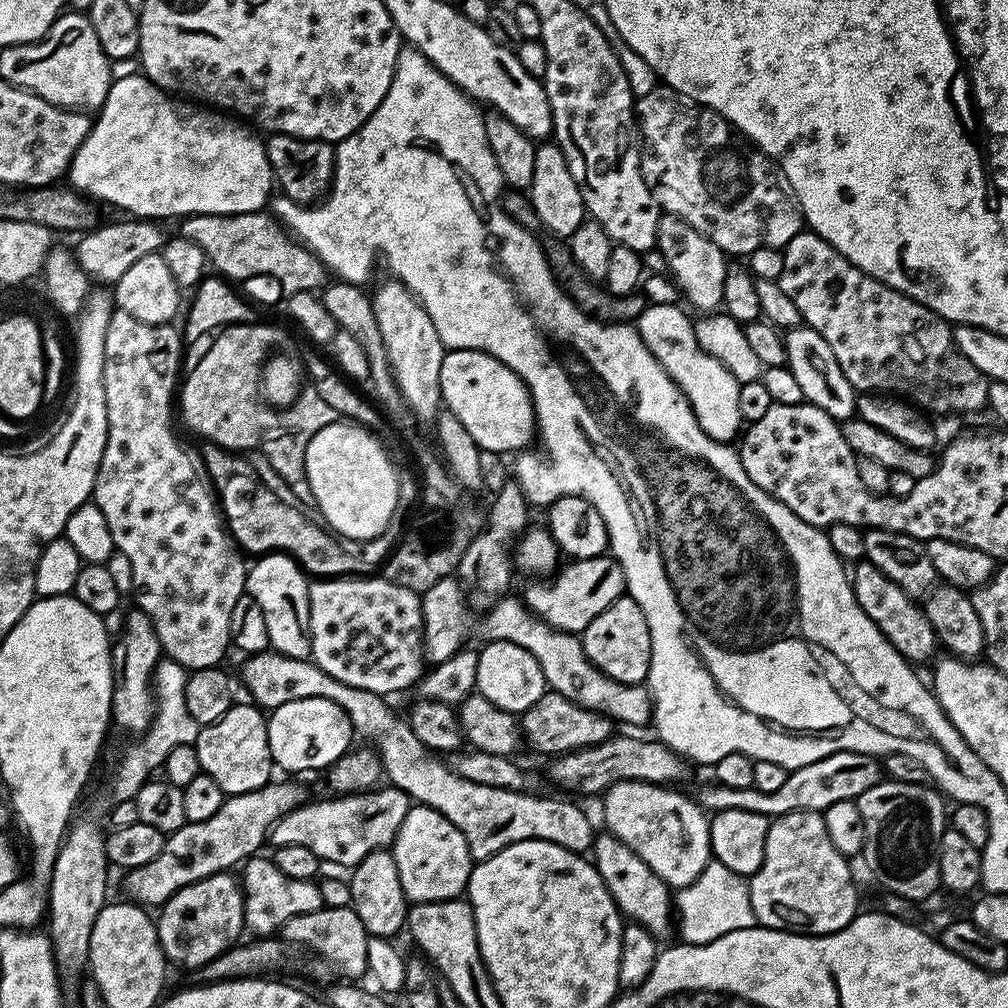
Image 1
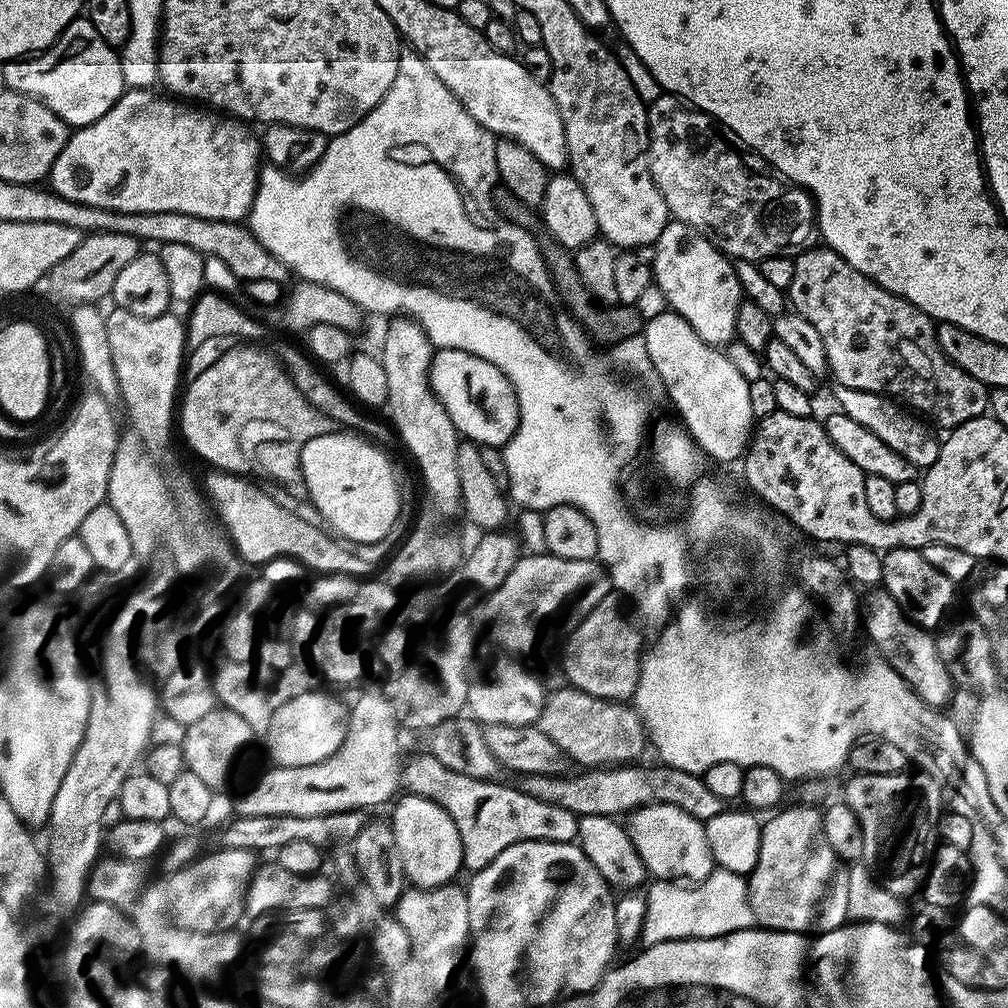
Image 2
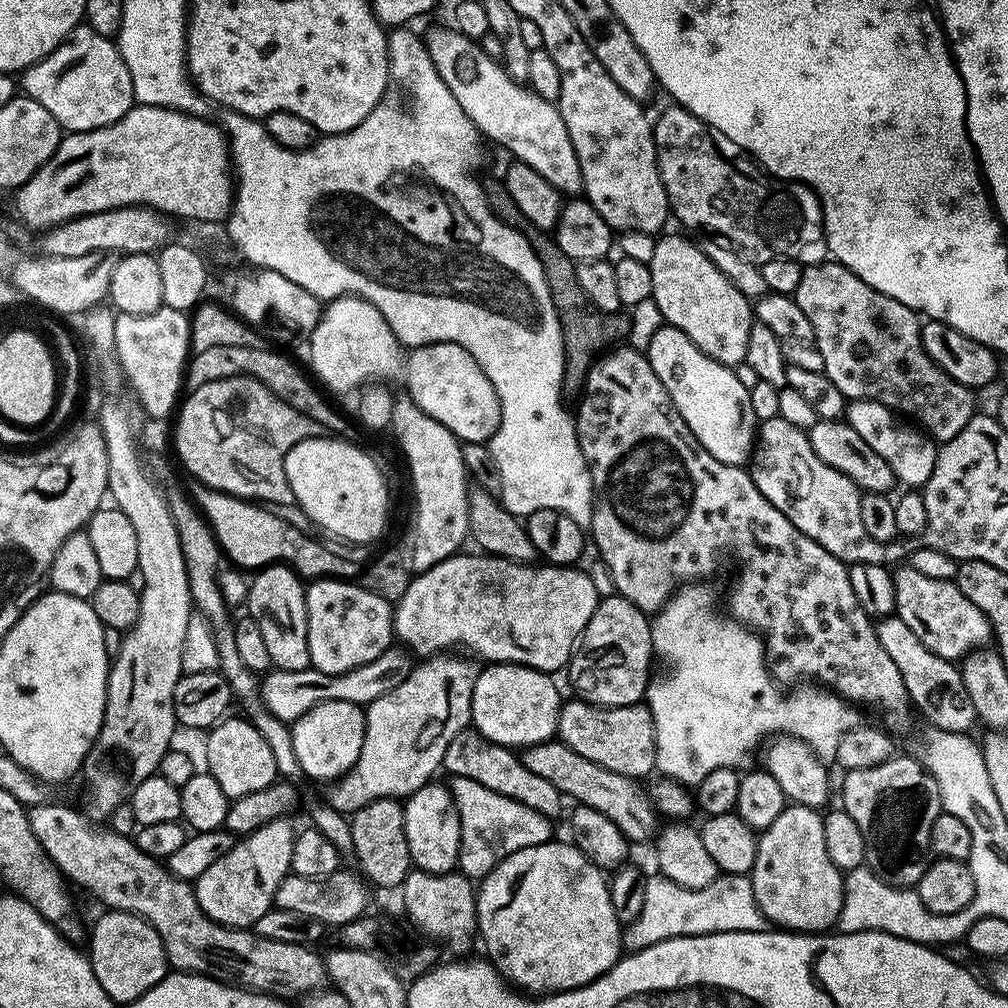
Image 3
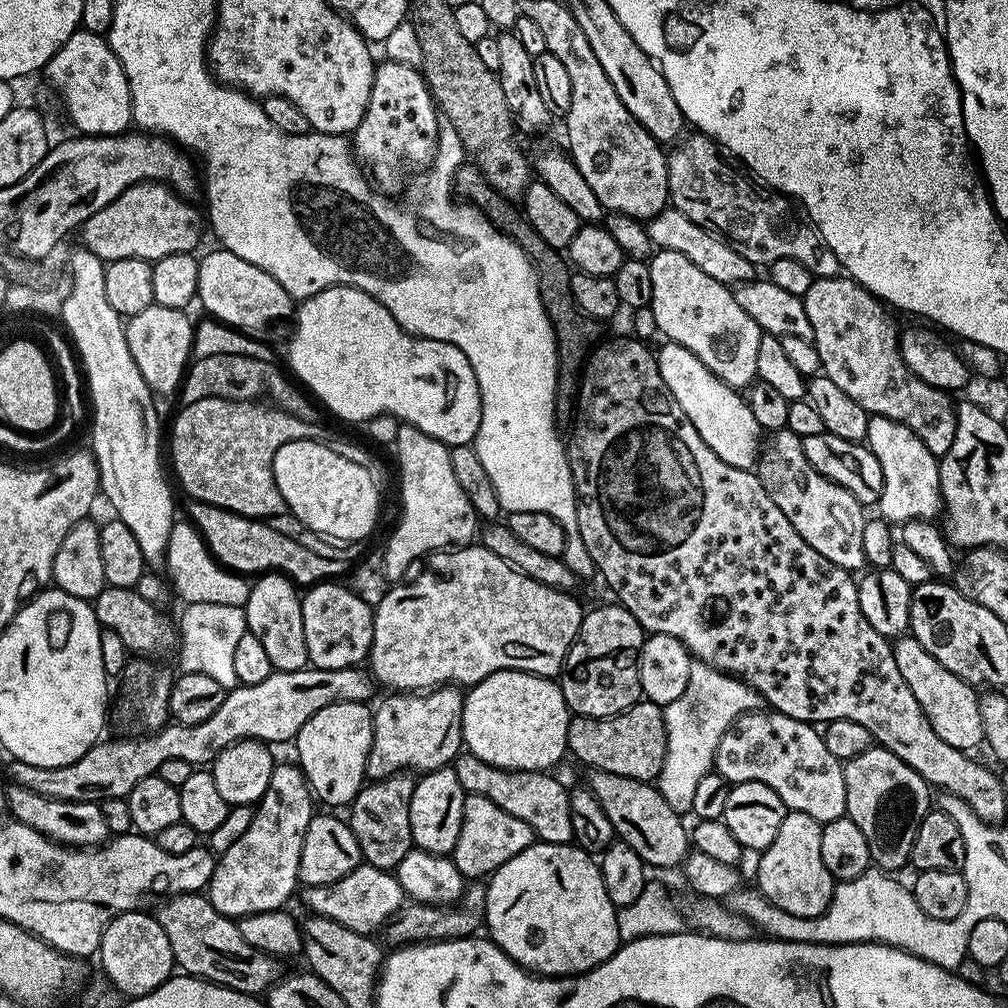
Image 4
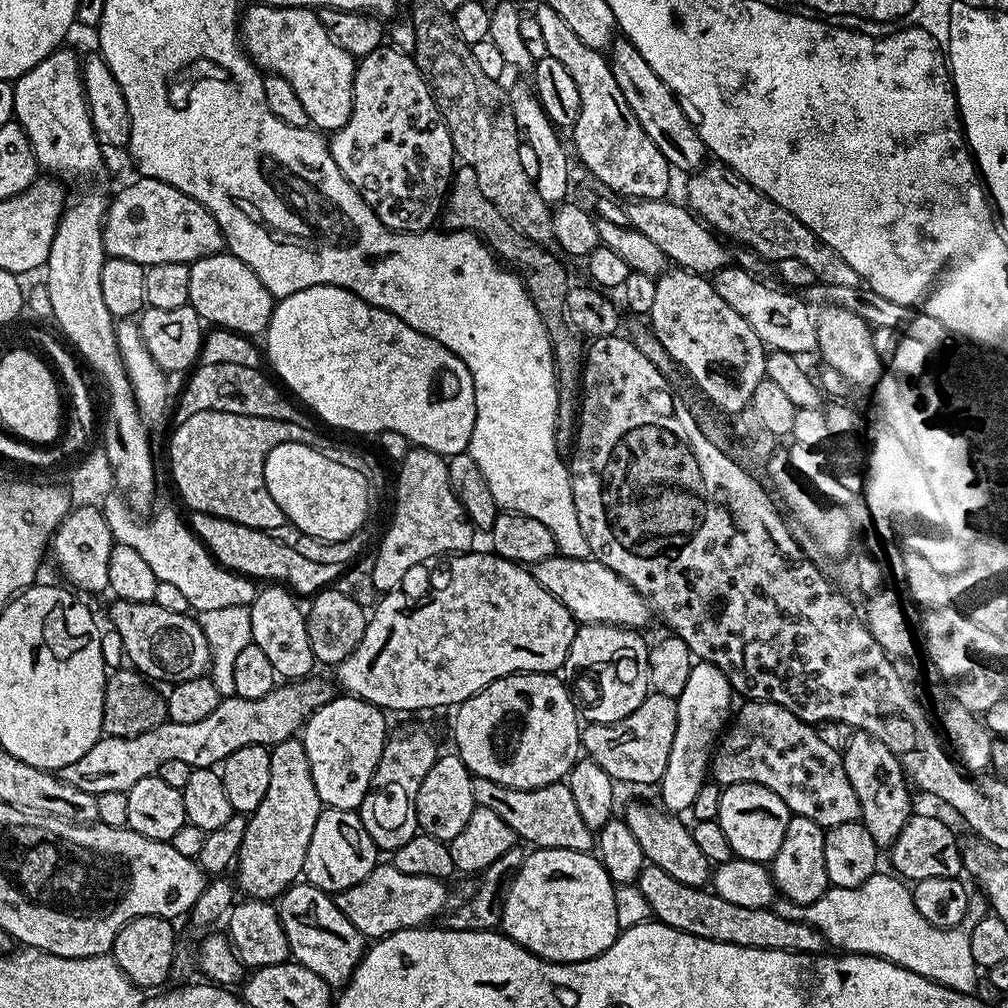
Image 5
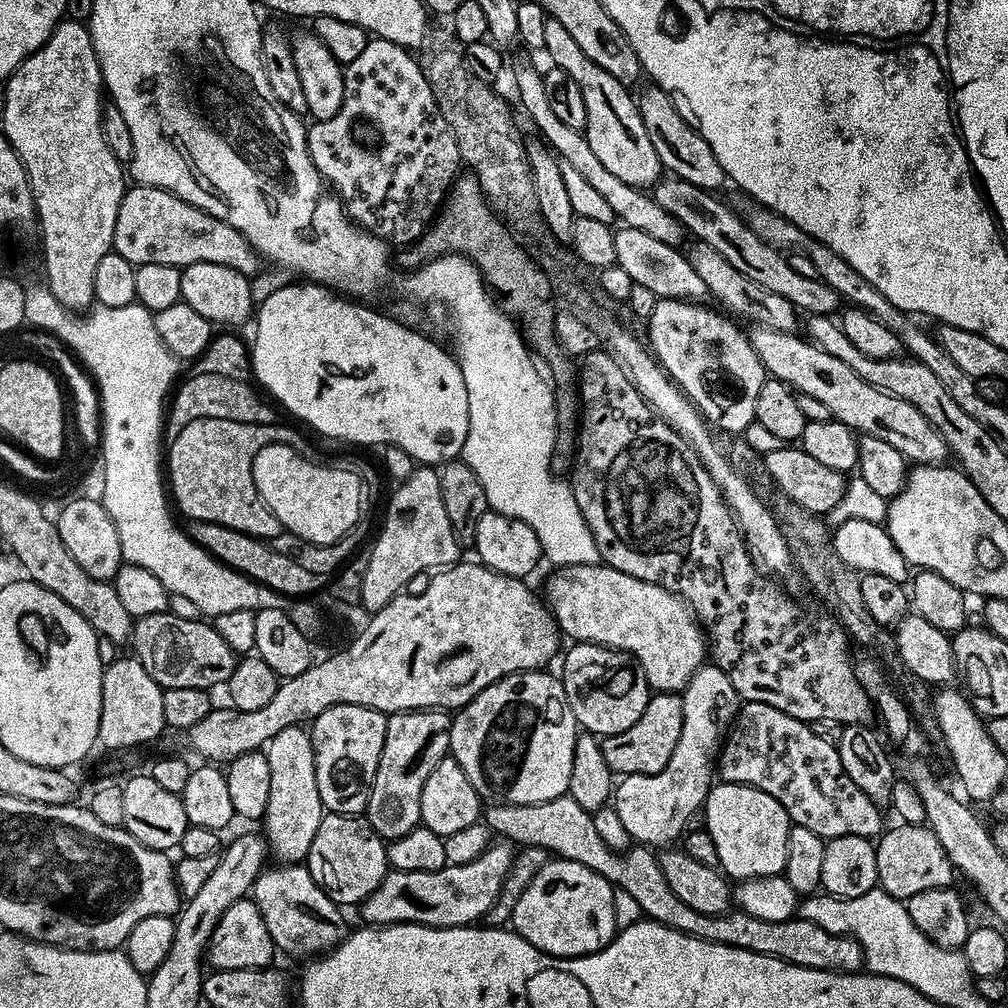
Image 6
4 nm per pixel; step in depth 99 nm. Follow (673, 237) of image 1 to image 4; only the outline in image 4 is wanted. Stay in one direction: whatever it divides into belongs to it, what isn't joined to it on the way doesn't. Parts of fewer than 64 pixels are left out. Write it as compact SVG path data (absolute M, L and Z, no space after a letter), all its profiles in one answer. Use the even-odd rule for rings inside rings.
M678 250L653 251L648 260L650 287L654 290L650 313L665 341L686 346L722 382L744 390L757 379L760 327L738 306L735 291L698 270L690 258Z

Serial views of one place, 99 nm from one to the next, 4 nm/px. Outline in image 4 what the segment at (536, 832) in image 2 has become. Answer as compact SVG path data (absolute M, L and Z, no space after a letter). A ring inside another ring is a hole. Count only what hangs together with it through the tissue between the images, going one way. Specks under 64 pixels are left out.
M468 794L464 798L462 830L450 855L466 878L487 878L498 870L498 866L510 862L510 858L522 854L522 850L526 850L533 843L533 830L526 826L526 822L522 822L522 818L506 814L506 810L490 802L490 798Z

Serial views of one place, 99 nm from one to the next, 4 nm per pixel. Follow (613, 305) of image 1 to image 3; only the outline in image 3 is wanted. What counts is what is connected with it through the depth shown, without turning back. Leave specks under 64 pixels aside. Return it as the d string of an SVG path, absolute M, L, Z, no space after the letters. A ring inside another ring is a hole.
M485 179L483 185L484 197L493 214L506 226L517 228L530 242L538 262L542 262L542 270L546 274L546 282L550 286L550 298L554 302L556 313L560 319L560 329L564 332L563 391L579 393L584 387L584 379L588 377L588 372L598 357L613 346L619 345L623 341L620 339L631 330L632 324L624 317L623 311L603 312L589 302L586 294L582 294L582 286L578 286L574 261L566 254L562 254L562 250L549 233L534 226L534 222L530 222L526 218L526 214L522 214L522 210L518 210L510 190L506 190L503 179Z

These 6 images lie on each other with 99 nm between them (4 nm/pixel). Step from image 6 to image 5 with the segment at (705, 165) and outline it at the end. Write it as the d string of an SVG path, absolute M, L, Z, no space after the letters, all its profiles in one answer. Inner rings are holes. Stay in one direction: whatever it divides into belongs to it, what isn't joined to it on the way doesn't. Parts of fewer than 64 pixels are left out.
M613 39L610 45L610 63L618 82L618 90L622 90L630 110L634 110L634 118L638 118L642 130L646 130L650 142L654 142L654 146L662 150L673 169L681 168L684 174L695 172L705 163L706 149L697 125L686 111L685 105L668 89L666 82L662 82L658 74L650 70L650 62L646 62L646 58L638 54L638 50L628 39Z

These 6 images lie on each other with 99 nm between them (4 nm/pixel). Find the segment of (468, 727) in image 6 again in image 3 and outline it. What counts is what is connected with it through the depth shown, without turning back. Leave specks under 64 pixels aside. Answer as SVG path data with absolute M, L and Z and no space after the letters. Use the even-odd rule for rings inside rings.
M489 663L481 667L478 682L474 682L474 698L472 699L471 727L480 732L490 742L501 744L503 748L523 750L533 748L536 744L544 744L556 736L556 727L560 717L562 695L547 672L539 672L521 664Z

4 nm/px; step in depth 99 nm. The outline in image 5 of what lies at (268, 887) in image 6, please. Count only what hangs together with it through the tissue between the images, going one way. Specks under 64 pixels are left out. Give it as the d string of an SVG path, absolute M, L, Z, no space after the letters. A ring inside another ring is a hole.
M307 882L290 885L278 897L282 930L293 961L312 970L331 986L343 986L352 979L366 951L366 937L338 910L329 893Z

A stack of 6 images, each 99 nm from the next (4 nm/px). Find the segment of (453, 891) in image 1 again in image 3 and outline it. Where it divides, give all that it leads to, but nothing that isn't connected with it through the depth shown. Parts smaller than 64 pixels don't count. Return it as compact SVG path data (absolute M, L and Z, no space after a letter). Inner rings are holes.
M429 782L404 804L406 842L413 865L421 872L451 872L460 862L460 819L451 787Z

